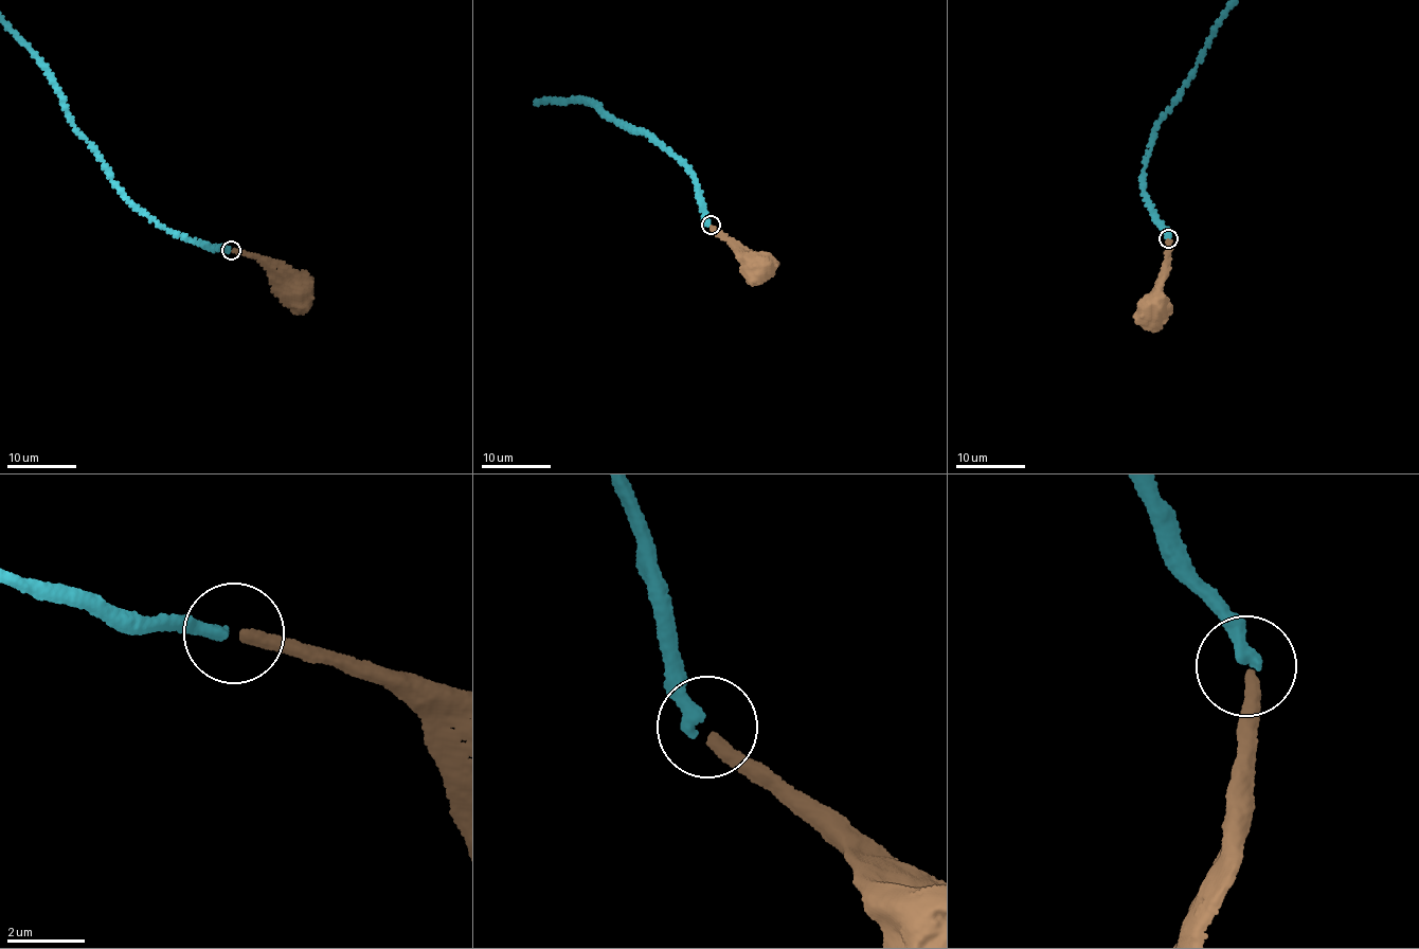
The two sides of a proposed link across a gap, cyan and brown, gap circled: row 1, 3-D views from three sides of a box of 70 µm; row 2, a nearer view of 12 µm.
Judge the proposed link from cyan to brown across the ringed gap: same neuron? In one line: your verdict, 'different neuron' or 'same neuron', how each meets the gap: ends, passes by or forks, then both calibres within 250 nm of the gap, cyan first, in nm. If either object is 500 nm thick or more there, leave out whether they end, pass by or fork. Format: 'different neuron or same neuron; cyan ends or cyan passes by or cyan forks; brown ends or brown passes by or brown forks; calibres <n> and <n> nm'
same neuron; cyan ends; brown ends; calibres 380 and 340 nm

